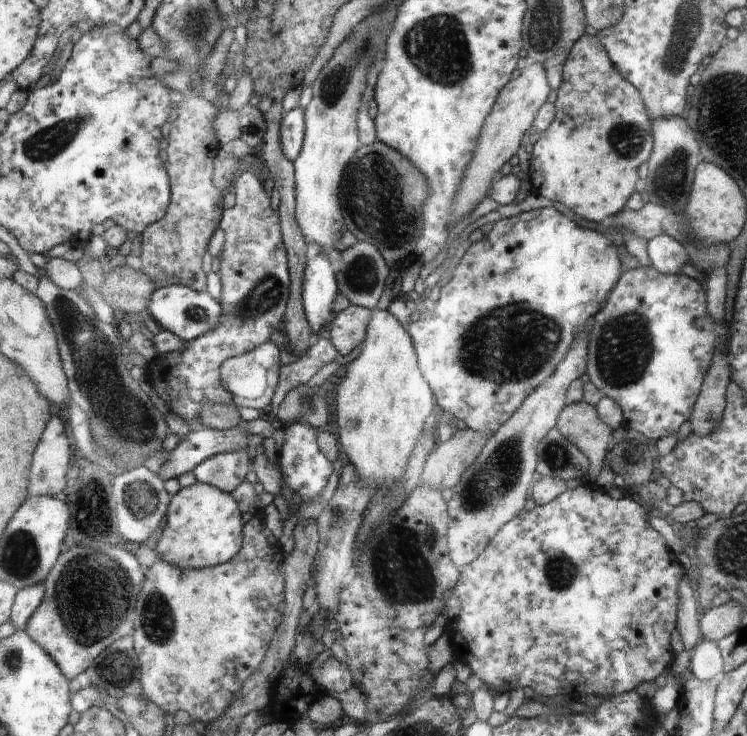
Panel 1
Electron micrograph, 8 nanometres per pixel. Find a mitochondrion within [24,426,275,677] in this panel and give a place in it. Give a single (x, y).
(93, 592)

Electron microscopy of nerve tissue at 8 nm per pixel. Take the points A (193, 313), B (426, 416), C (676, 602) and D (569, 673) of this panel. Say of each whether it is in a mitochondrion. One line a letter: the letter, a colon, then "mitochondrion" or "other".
A: mitochondrion
B: other
C: other
D: other

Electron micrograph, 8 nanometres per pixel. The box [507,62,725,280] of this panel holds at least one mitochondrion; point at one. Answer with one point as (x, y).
(668, 181)

